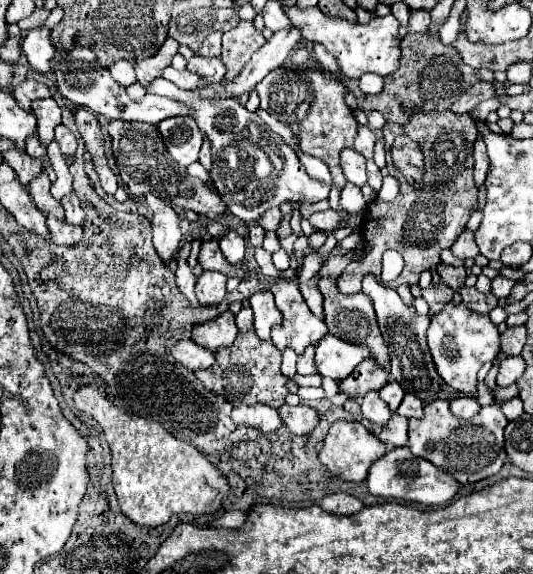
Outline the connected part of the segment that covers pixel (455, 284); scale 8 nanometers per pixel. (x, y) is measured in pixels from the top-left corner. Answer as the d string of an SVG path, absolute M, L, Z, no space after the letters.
M441 263L437 267L437 273L441 275L441 279L449 287L453 287L453 291L459 291L463 287L463 283L465 283L465 267L451 267L451 265Z

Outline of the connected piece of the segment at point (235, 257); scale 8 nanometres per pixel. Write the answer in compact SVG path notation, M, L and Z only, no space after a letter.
M227 231L221 239L219 239L219 247L225 255L225 259L233 265L239 265L243 261L245 255L245 239L237 233L237 231Z

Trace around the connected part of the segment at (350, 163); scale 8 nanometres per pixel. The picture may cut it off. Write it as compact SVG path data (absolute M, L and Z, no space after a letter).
M343 149L341 151L341 167L343 167L347 181L355 183L357 187L363 187L367 183L365 157L359 155L355 149Z

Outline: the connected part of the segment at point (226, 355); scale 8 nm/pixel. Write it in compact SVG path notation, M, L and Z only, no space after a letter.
M250 307L243 308L235 316L235 323L239 329L237 339L231 347L219 349L215 353L215 365L197 371L197 379L215 395L229 401L233 407L239 405L255 405L265 403L273 409L279 409L285 403L285 397L289 395L287 389L287 377L281 373L281 351L273 347L271 341L261 341L256 336L253 327L253 311Z

